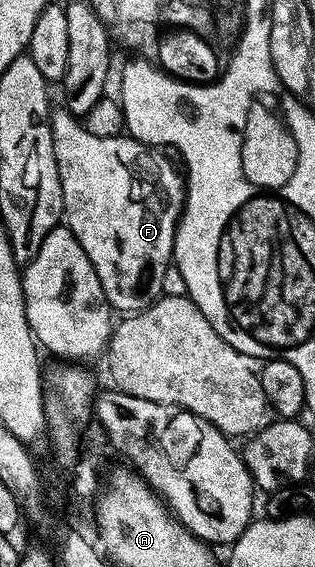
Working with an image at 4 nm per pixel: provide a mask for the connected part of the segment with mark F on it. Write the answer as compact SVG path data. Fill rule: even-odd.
M63 108L52 111L52 135L62 180L63 221L74 232L78 244L86 248L86 256L90 256L90 264L94 264L98 280L102 280L109 306L120 316L149 310L163 291L164 277L174 262L176 229L180 226L186 205L185 175L178 166L176 171L175 164L164 155L167 153L145 146L131 136L103 138L100 134L91 134L81 119Z

